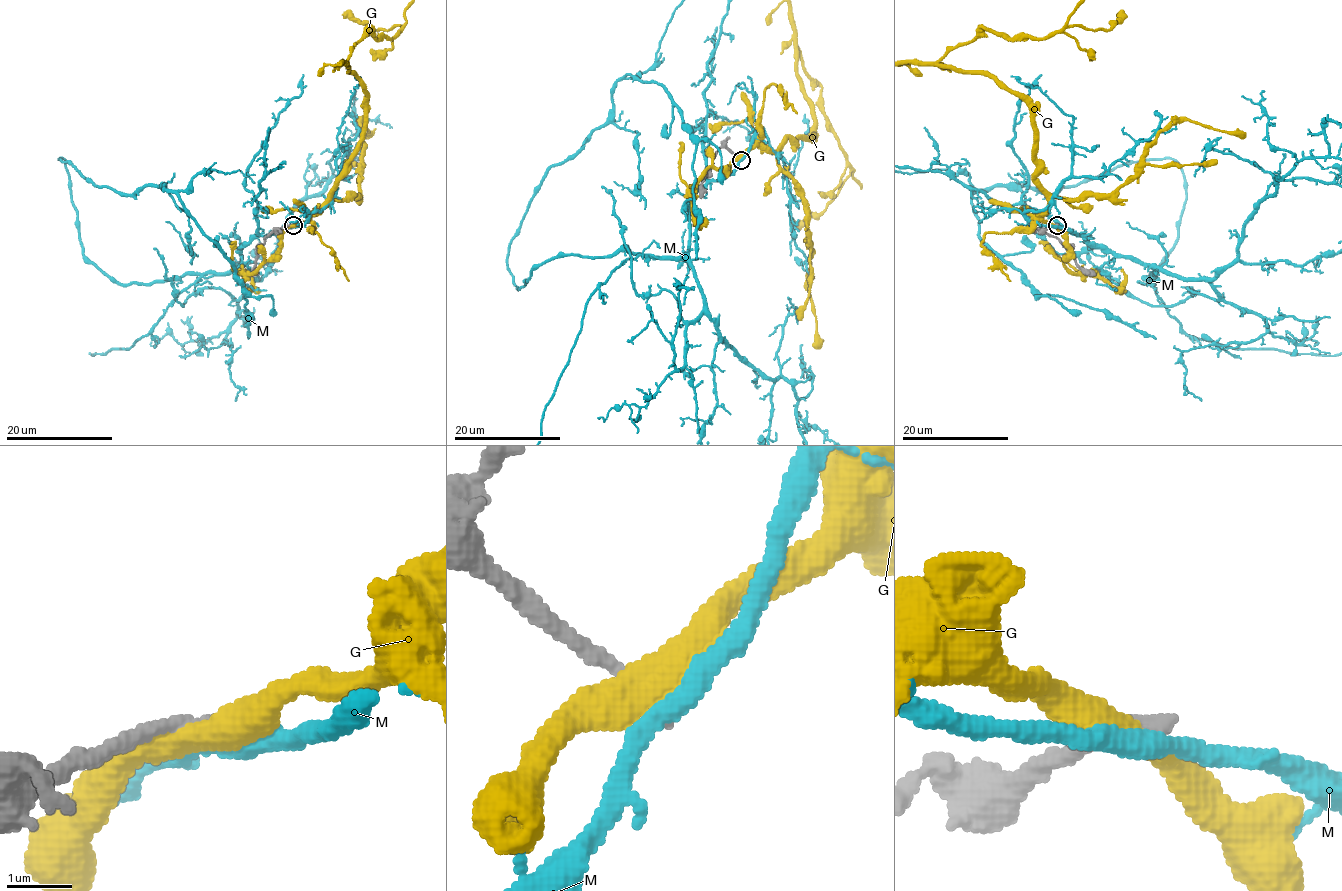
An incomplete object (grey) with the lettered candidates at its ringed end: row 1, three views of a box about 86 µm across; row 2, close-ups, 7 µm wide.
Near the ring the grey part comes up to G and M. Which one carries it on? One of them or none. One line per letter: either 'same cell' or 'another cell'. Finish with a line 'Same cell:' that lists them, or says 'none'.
G: another cell
M: another cell
Same cell: none

